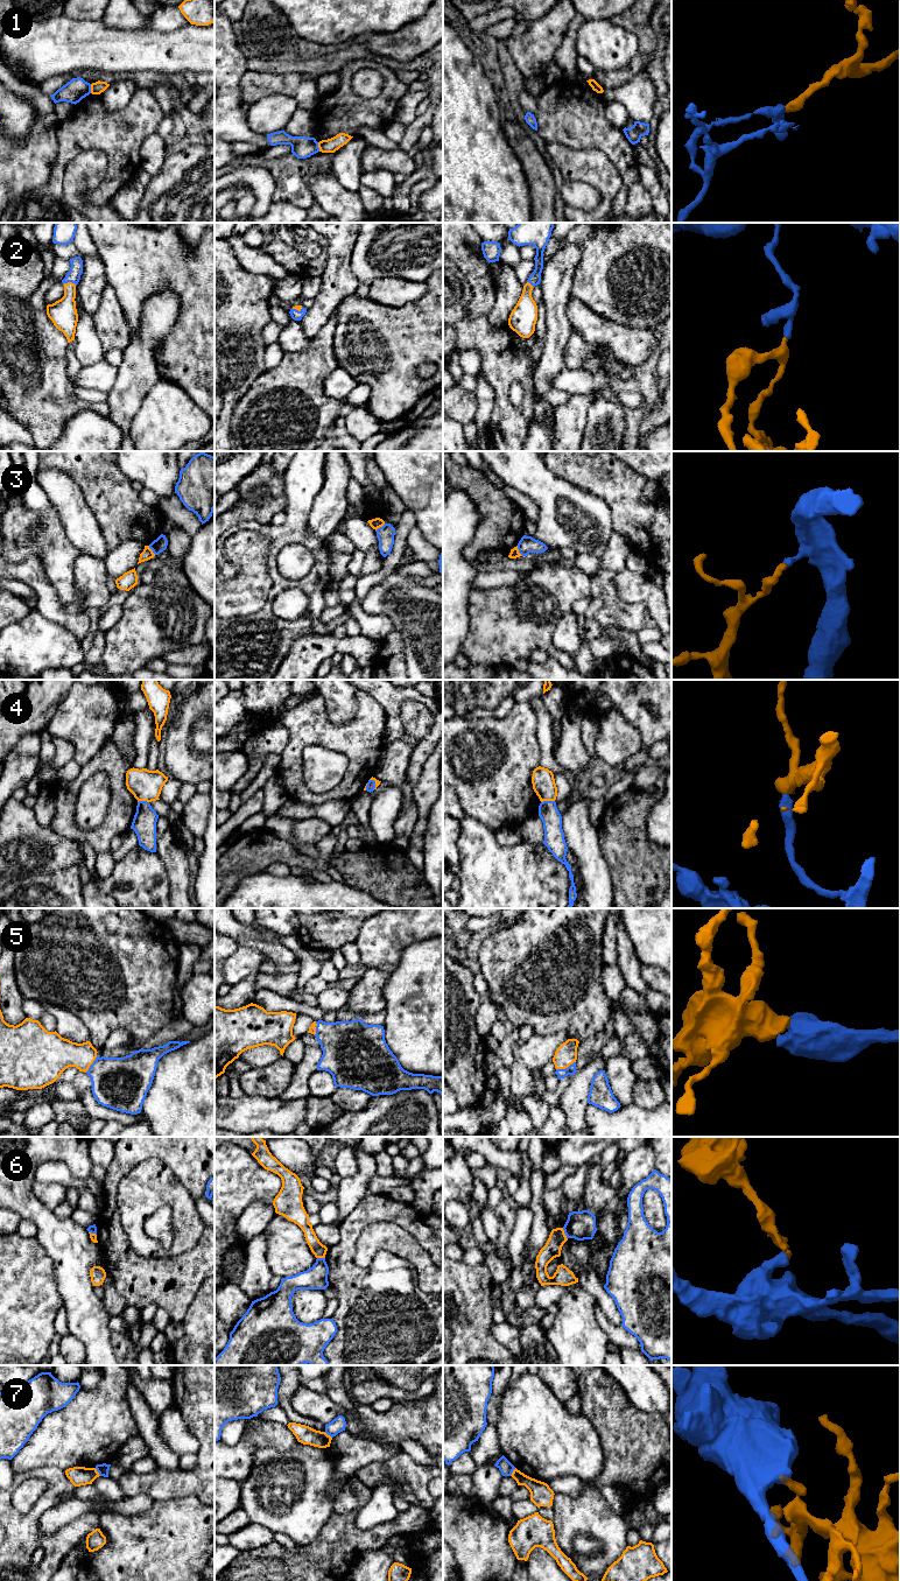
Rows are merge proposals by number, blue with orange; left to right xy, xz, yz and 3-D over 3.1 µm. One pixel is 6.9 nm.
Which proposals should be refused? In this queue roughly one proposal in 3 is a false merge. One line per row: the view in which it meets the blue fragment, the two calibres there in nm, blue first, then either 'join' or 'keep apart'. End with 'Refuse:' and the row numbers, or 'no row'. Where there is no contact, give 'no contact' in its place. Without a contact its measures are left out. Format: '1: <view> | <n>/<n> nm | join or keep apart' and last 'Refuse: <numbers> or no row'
1: xy | 160/90 nm | keep apart
2: xy | 100/190 nm | join
3: yz | 120/70 nm | keep apart
4: yz | 140/160 nm | keep apart
5: yz | 60/150 nm | join
6: yz | 200/120 nm | keep apart
7: xy | 80/130 nm | keep apart
Refuse: 1, 3, 4, 6, 7

